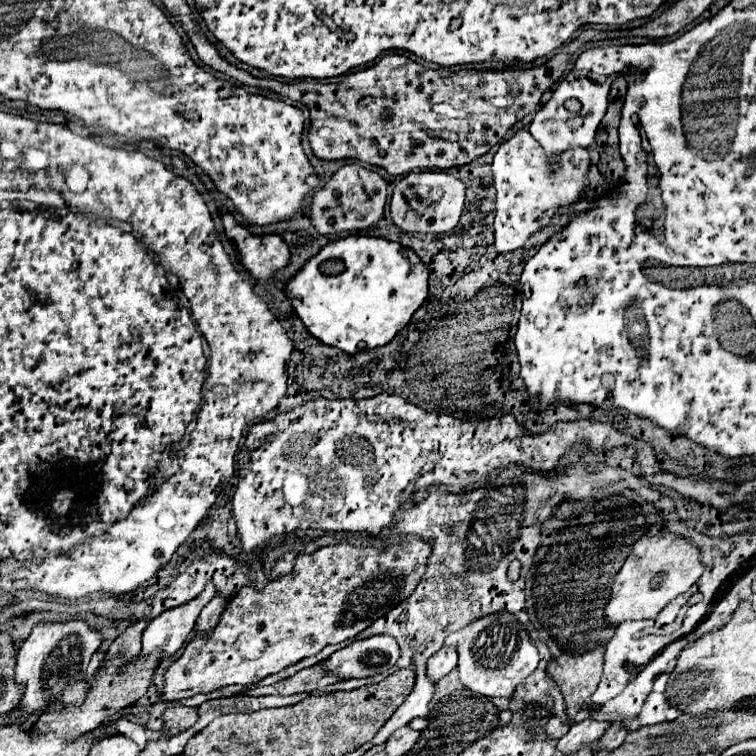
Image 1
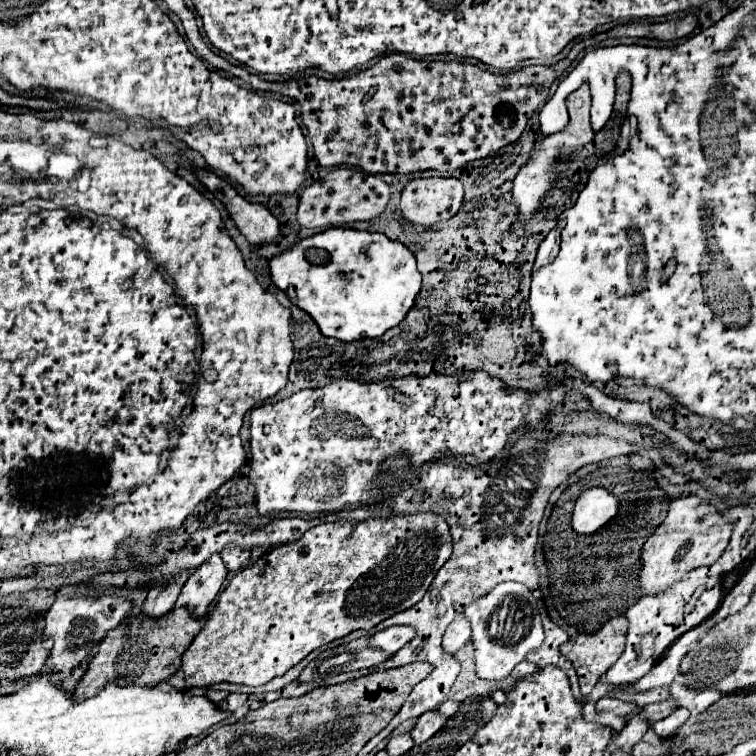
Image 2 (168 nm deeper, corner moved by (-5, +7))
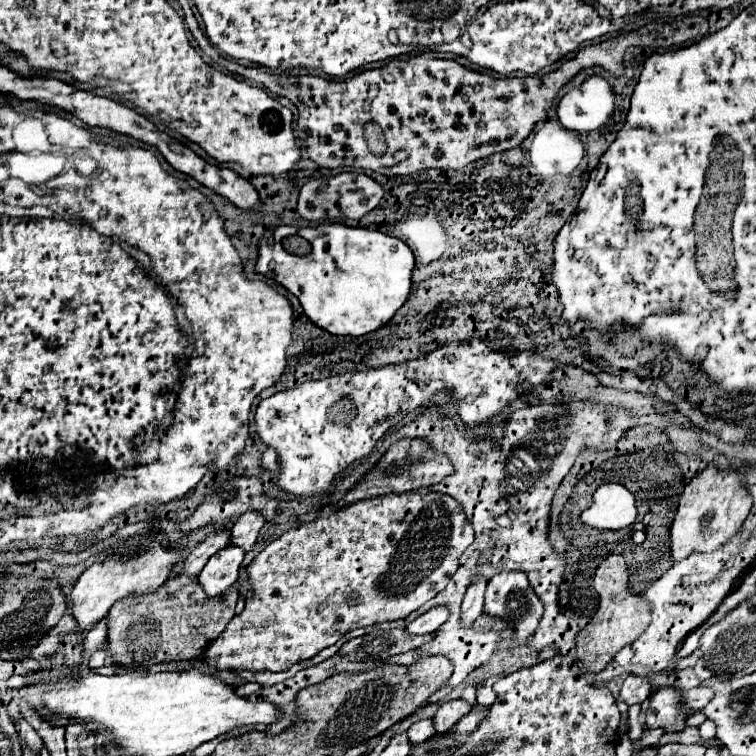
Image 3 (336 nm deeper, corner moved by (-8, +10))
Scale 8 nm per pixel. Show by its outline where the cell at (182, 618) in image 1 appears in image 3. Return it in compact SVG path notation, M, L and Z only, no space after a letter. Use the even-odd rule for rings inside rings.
M227 546L223 550L219 550L201 570L199 574L199 586L203 588L203 592L211 598L217 596L221 592L225 592L229 586L235 584L237 576L239 576L239 566L243 560L245 552L237 546Z

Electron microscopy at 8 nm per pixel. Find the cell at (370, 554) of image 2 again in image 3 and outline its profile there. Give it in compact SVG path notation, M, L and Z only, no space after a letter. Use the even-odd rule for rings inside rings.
M405 492L365 498L331 516L317 518L267 544L247 566L251 596L241 614L207 644L205 664L217 670L269 670L283 672L293 664L313 658L333 644L333 632L343 636L355 628L391 622L409 616L441 592L459 566L459 556L473 542L473 530L461 506L445 494Z

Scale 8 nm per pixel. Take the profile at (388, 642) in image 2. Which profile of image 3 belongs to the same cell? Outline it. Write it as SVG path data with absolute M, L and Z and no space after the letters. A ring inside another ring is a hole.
M435 606L431 610L427 610L425 614L421 614L417 620L413 620L405 632L407 634L431 634L435 632L445 620L447 620L447 608L445 606Z

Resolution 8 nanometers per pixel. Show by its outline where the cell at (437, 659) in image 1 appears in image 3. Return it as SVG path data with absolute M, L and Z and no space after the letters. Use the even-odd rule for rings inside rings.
M477 578L467 588L467 594L465 594L463 604L461 604L461 628L471 628L473 622L483 614L483 592L485 592L485 586L487 586L487 580L485 578Z

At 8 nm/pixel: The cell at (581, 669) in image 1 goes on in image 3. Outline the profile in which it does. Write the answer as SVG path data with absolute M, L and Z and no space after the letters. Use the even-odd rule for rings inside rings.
M619 554L607 556L599 564L593 580L595 580L595 590L599 594L599 610L589 620L589 624L577 634L575 648L577 648L577 658L583 662L585 670L597 674L613 660L613 656L623 646L633 644L643 634L647 622L651 620L649 618L651 606L647 606L643 598L627 592L627 566L625 566L625 558Z

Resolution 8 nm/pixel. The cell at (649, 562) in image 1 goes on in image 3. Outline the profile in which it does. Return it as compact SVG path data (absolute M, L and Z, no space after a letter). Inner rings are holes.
M715 466L703 468L683 490L675 518L669 526L671 562L681 562L691 554L715 552L731 540L745 522L753 506L751 496L741 486L741 476L731 470L717 470Z

